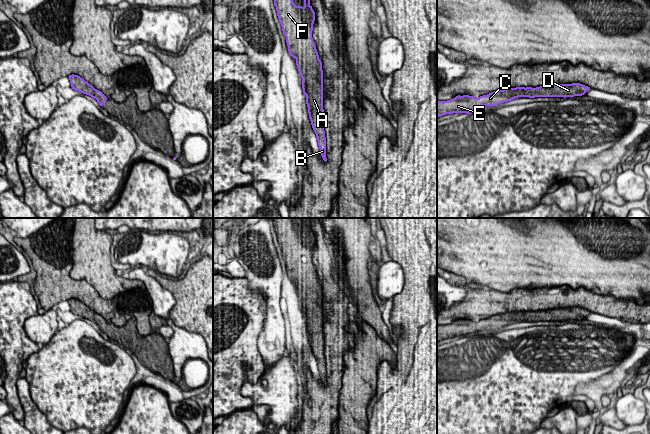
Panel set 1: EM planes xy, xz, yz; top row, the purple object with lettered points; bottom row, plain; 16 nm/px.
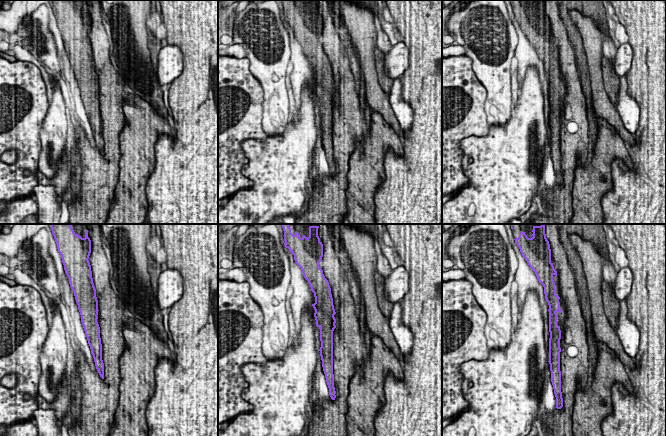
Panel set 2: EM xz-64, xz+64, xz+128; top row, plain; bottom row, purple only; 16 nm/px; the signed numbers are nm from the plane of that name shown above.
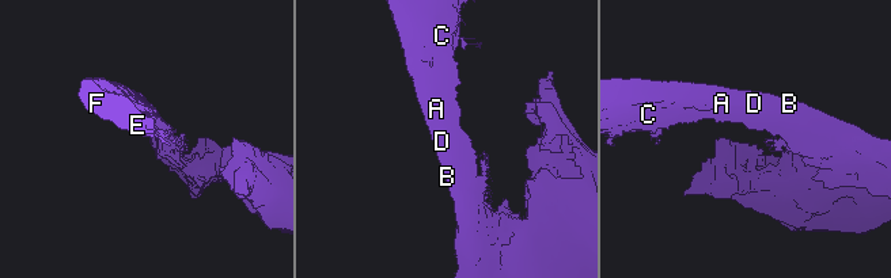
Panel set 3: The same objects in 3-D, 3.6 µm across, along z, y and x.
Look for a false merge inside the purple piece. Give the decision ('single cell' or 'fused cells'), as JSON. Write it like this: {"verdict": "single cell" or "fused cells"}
{"verdict": "single cell"}

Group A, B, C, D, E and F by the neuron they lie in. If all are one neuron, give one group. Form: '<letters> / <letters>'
A B C D E F

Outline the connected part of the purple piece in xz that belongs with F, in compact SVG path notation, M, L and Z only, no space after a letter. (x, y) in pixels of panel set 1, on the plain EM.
M272 218L277 240L281 246L282 255L286 261L286 267L290 280L296 283L296 289L302 302L302 313L306 320L309 342L316 358L321 380L326 386L326 362L324 355L323 333L323 294L322 286L312 262L315 236L310 229L310 220L304 220L304 230L296 230L289 218Z

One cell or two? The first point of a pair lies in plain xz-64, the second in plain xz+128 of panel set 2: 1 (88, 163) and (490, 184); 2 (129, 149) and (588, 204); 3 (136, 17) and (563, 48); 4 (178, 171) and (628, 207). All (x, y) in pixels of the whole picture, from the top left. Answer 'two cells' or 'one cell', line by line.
1: two cells
2: one cell
3: two cells
4: one cell

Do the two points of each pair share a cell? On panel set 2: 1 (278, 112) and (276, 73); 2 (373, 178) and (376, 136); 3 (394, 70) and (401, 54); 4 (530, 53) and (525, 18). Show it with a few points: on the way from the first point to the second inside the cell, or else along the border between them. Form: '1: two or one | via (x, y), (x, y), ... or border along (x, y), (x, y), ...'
1: one | via (276, 102), (276, 83)
2: one | via (373, 168), (374, 146)
3: one | via (395, 66), (397, 58)
4: one | via (530, 44), (529, 27)

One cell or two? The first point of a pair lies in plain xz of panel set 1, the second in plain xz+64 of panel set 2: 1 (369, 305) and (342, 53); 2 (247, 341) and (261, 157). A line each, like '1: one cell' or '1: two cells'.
1: two cells
2: two cells

